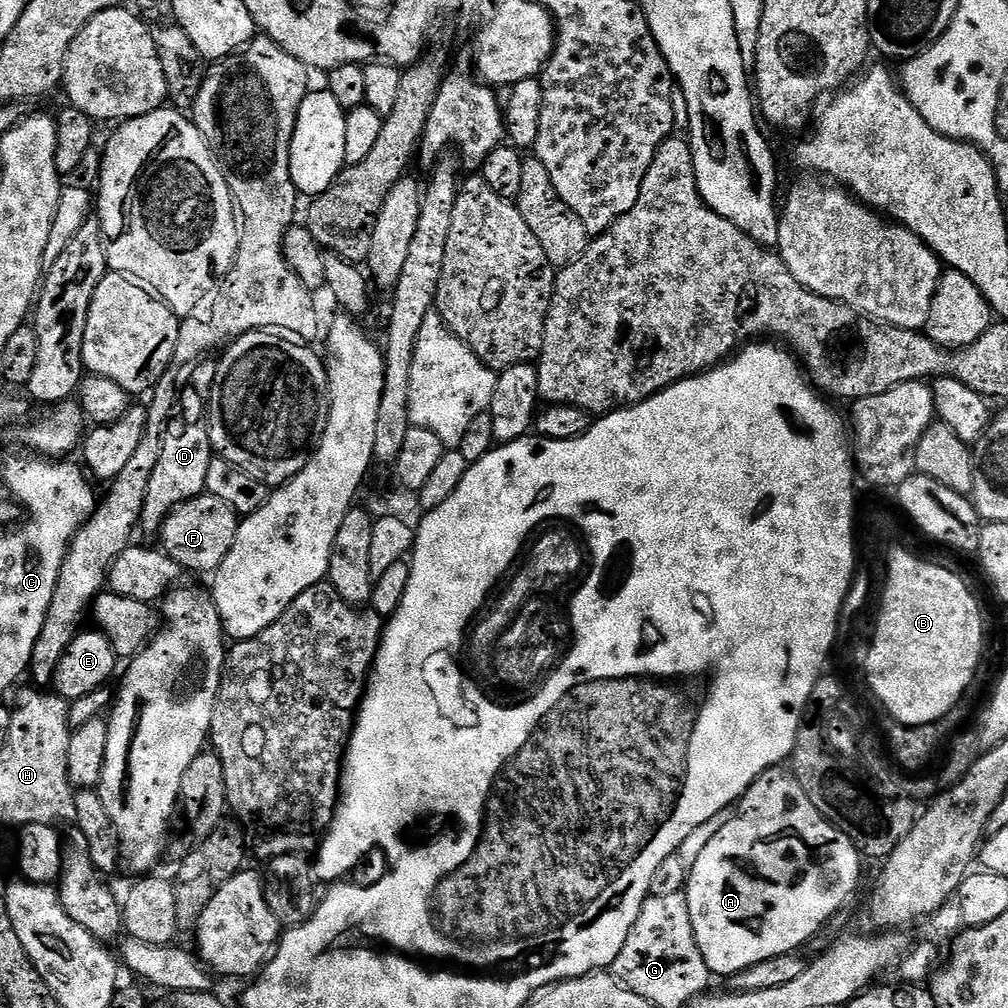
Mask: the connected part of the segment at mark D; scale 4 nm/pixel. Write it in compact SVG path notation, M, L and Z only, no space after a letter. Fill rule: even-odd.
M203 403L179 405L178 411L164 425L164 437L160 443L158 462L154 465L154 475L146 490L146 502L142 506L139 531L152 538L159 537L160 527L166 518L182 502L205 495L206 473L213 458L212 443L208 433L206 408Z

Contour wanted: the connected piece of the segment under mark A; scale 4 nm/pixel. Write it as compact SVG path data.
M777 766L763 772L740 797L738 807L729 815L726 826L722 826L722 830L718 830L718 834L714 834L714 838L710 838L706 850L702 850L702 854L698 854L696 861L690 865L686 885L690 922L694 926L694 938L698 942L698 950L702 950L702 958L706 962L709 973L713 977L727 978L758 962L766 962L766 958L774 958L783 952L796 952L803 949L804 943L822 925L826 924L832 915L841 911L847 905L844 903L855 894L856 887L860 884L860 860L862 861L862 854L854 846L854 842L850 842L850 838L846 838L846 834L842 834L842 830L833 826L820 813L818 806L814 806L814 802L810 802L810 798L806 798L806 790L802 790L802 786L796 781L796 777L792 775L791 771Z

